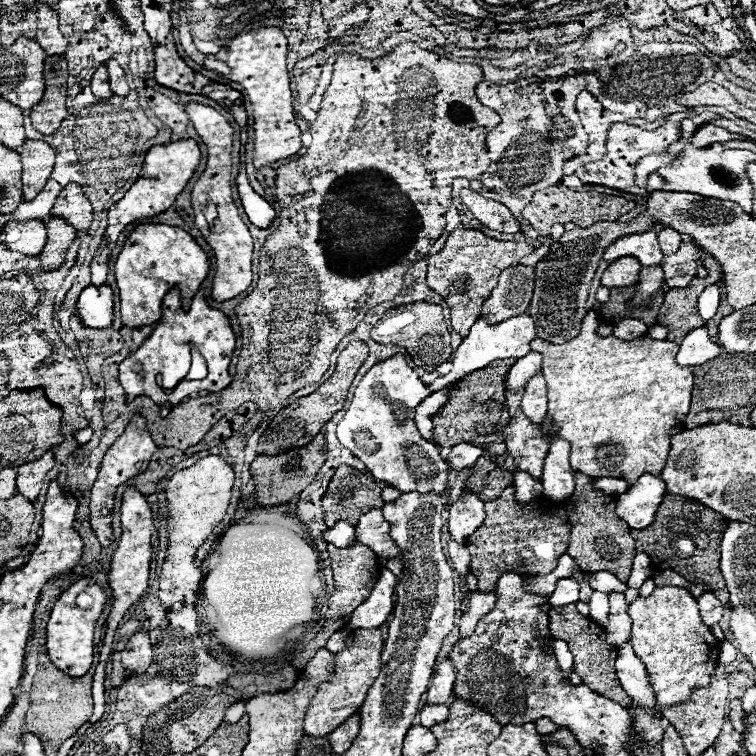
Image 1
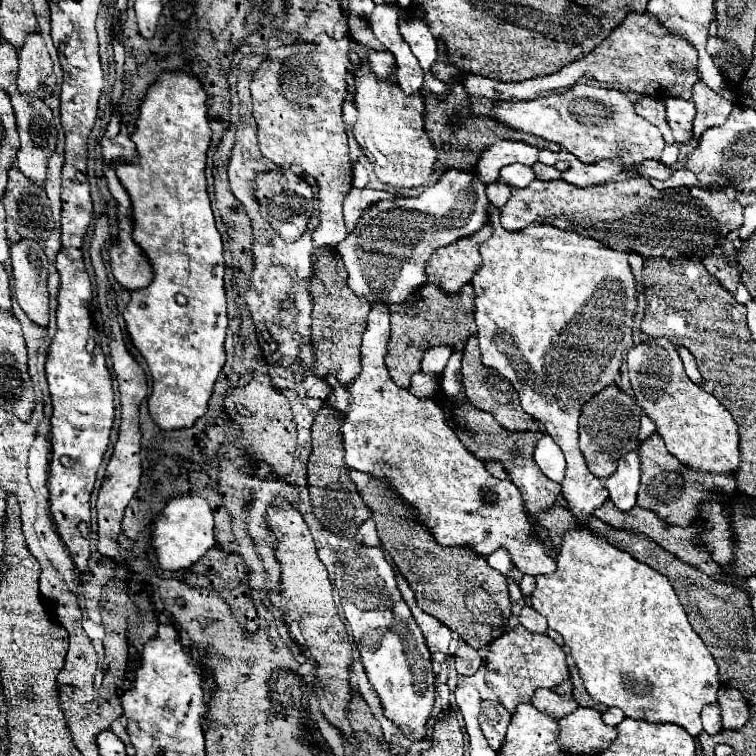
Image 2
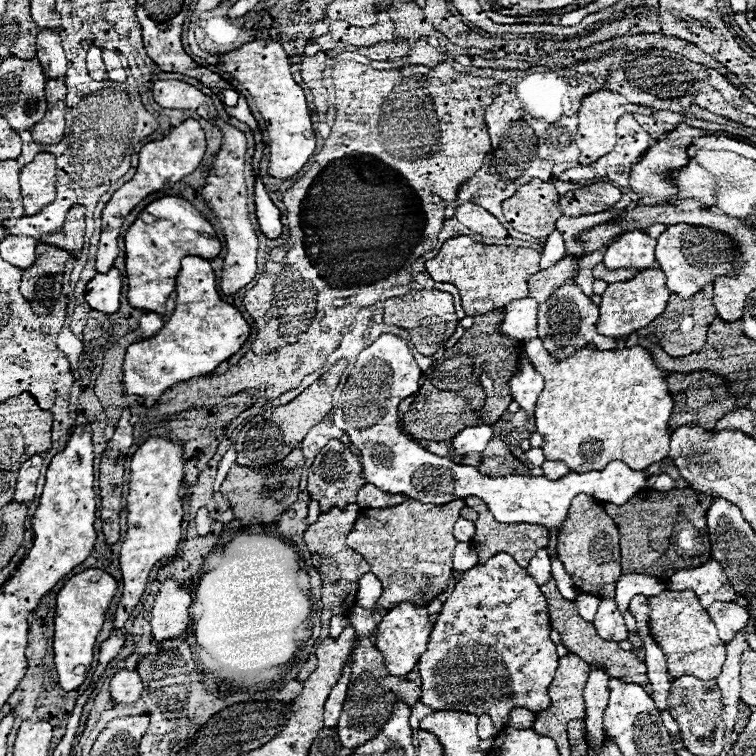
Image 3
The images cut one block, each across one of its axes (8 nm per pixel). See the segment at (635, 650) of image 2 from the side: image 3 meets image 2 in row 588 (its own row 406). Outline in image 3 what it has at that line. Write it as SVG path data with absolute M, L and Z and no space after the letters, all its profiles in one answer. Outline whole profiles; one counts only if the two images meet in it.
M534 338L524 346L524 352L532 366L544 376L544 390L536 400L534 416L538 432L544 438L542 450L546 460L564 460L572 472L584 474L602 470L614 460L628 464L632 470L646 470L652 462L660 462L668 456L668 420L674 408L666 382L668 372L656 366L648 350L642 346L623 347L610 352L580 348L566 360L556 360L542 346L542 340Z

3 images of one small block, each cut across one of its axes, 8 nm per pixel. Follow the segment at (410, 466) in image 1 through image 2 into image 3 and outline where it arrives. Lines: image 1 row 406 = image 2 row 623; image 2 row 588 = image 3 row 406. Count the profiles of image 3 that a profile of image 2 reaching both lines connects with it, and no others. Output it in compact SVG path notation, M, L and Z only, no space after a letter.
M382 334L372 346L360 352L334 410L334 424L350 436L350 442L362 458L364 478L376 488L382 488L382 492L406 494L408 498L436 506L458 498L464 500L466 496L478 496L486 502L498 522L530 522L544 528L560 528L572 498L578 494L590 494L598 502L626 504L634 492L644 488L644 472L634 472L622 462L610 462L600 472L570 472L570 476L552 482L544 476L522 474L490 478L480 474L474 466L462 466L450 458L436 456L416 440L404 436L398 424L398 404L418 392L420 376L422 370L418 368L408 342L394 334Z

